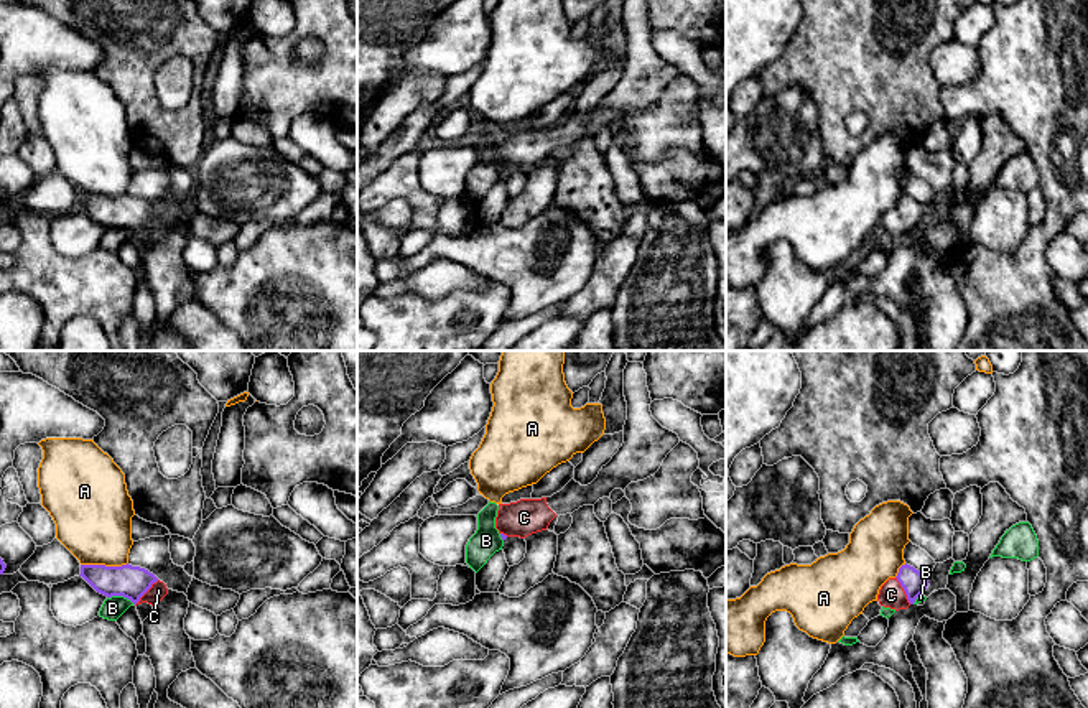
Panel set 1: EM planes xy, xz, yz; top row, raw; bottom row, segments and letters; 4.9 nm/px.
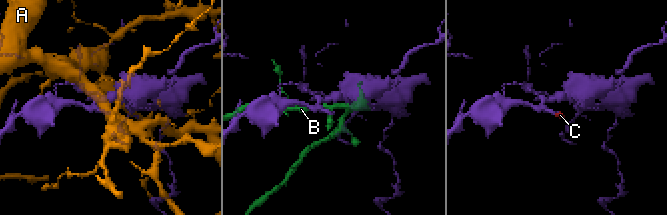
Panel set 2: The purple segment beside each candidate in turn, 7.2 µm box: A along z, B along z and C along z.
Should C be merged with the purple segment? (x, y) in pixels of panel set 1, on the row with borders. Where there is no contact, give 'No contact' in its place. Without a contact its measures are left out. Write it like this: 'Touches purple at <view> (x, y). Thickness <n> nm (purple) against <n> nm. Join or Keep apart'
Touches purple at xy (147, 590). Thickness 160 nm (purple) against 90 nm. Join

